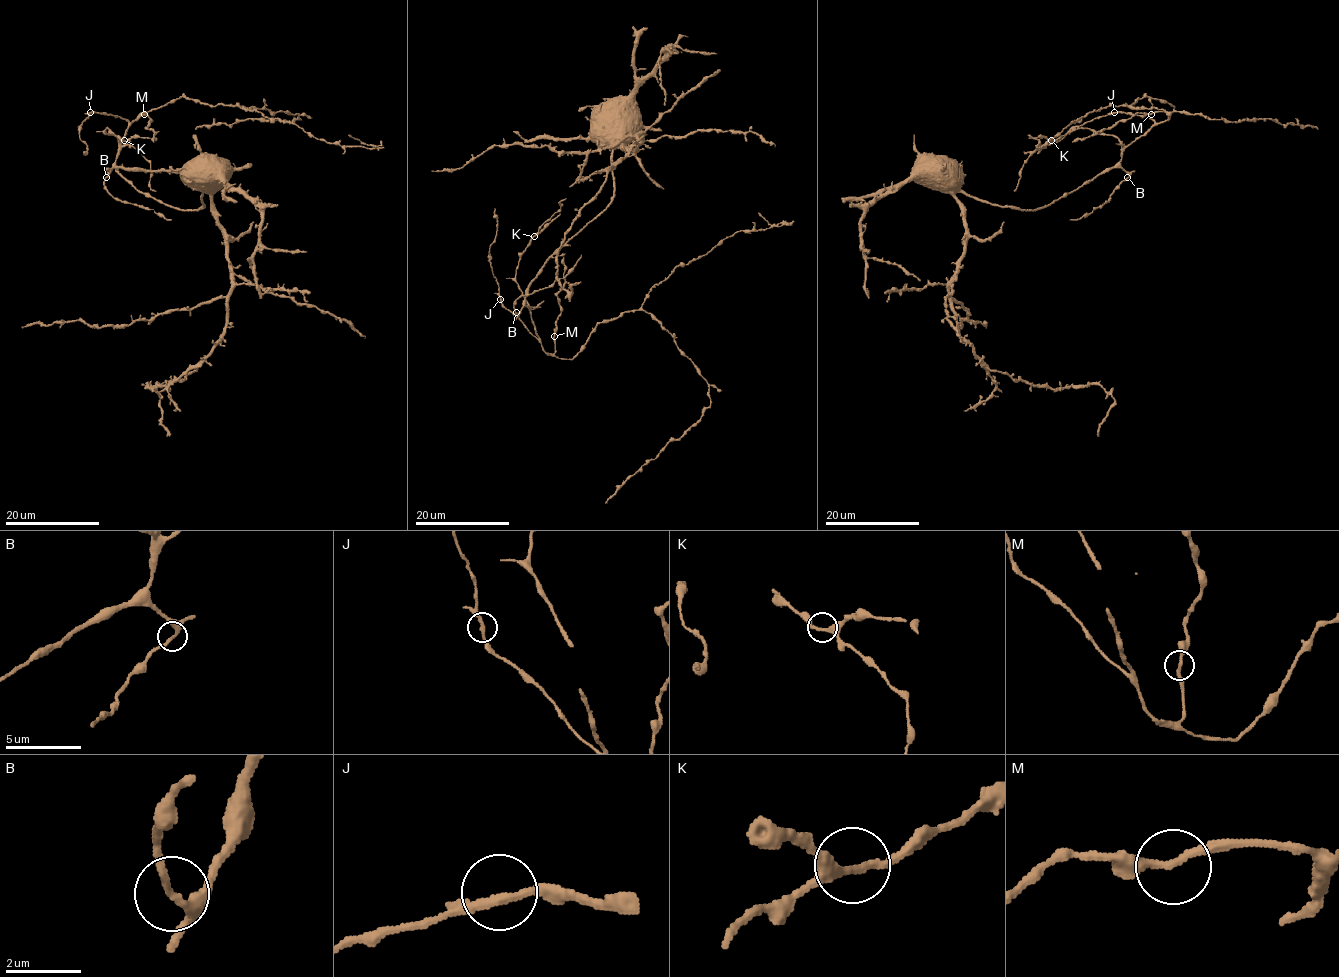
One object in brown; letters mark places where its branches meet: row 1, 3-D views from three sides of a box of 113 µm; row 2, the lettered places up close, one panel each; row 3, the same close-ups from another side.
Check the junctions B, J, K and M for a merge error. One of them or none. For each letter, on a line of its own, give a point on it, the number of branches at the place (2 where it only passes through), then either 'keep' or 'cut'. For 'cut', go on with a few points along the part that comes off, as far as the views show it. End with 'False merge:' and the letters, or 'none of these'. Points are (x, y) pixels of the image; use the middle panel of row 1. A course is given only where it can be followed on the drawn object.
B: place (516, 312); branches 2; keep
J: place (500, 299); branches 2; keep
K: place (534, 236); branches 2; keep
M: place (554, 336); branches 2; keep
False merge: none of these

